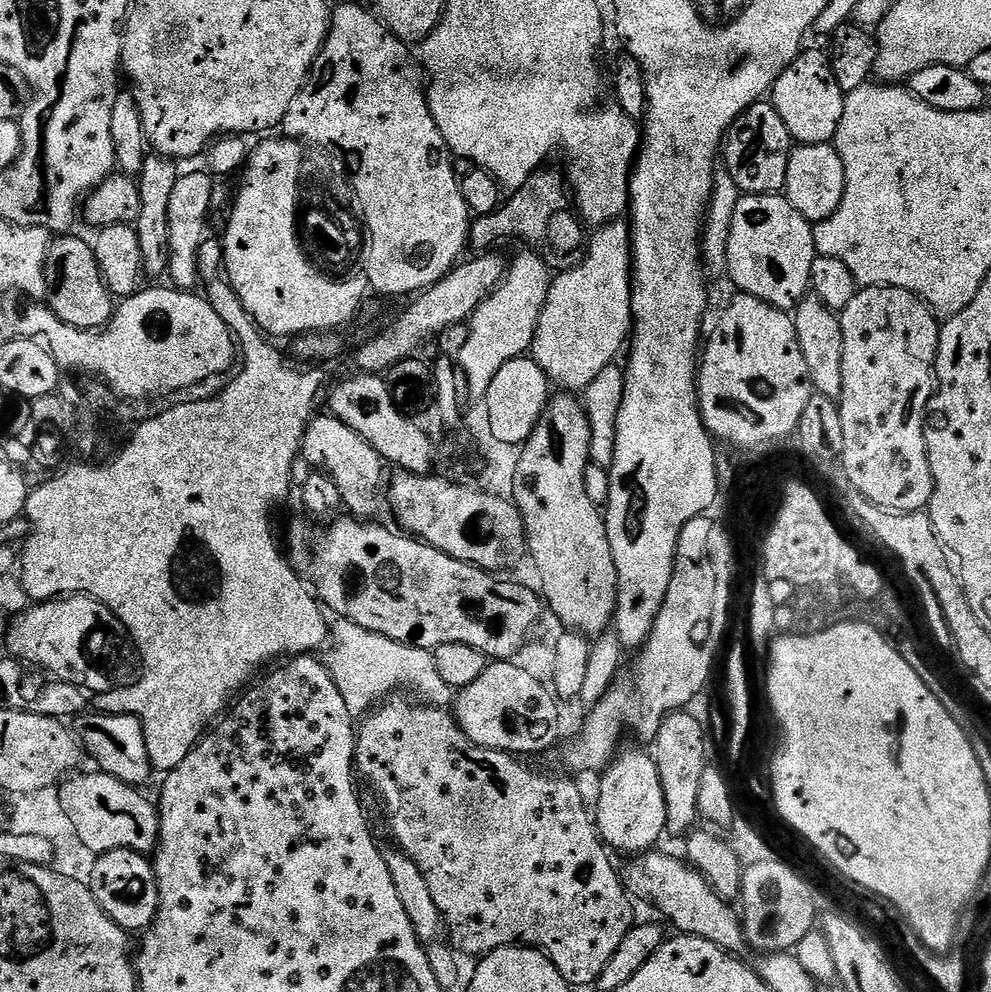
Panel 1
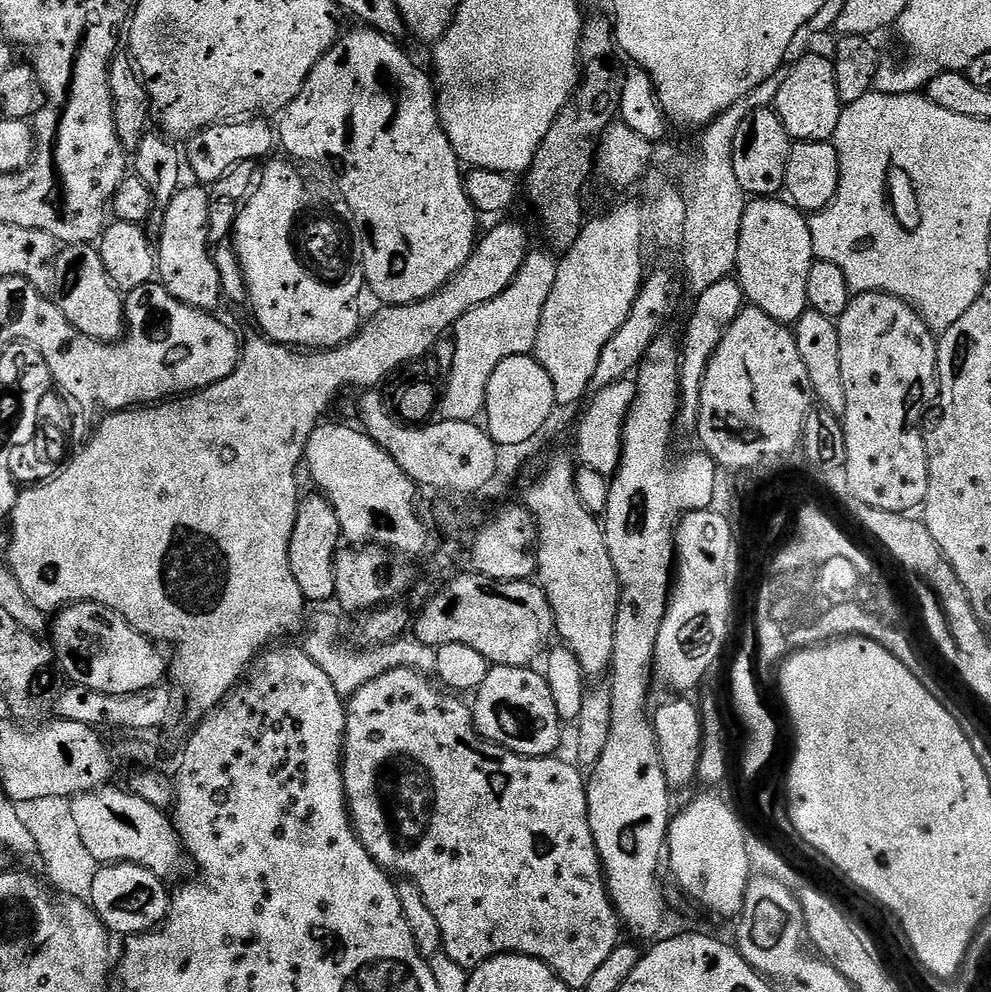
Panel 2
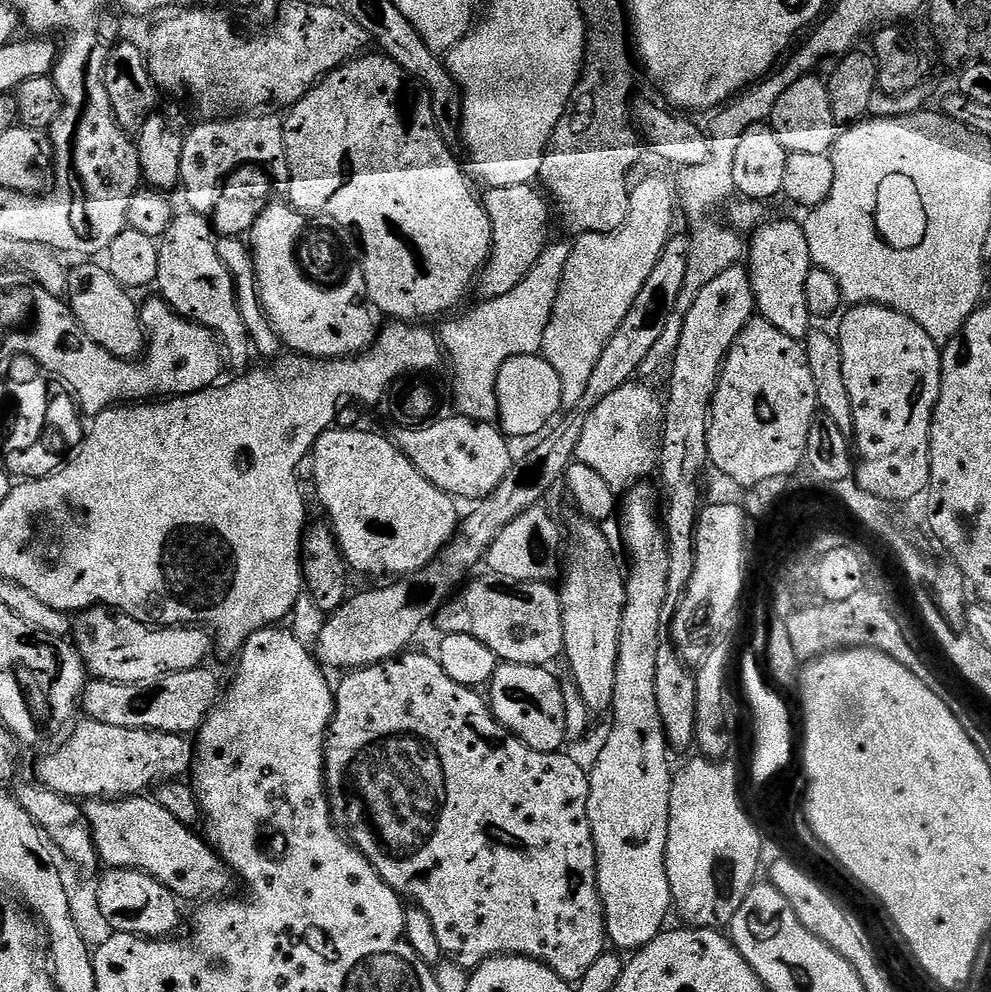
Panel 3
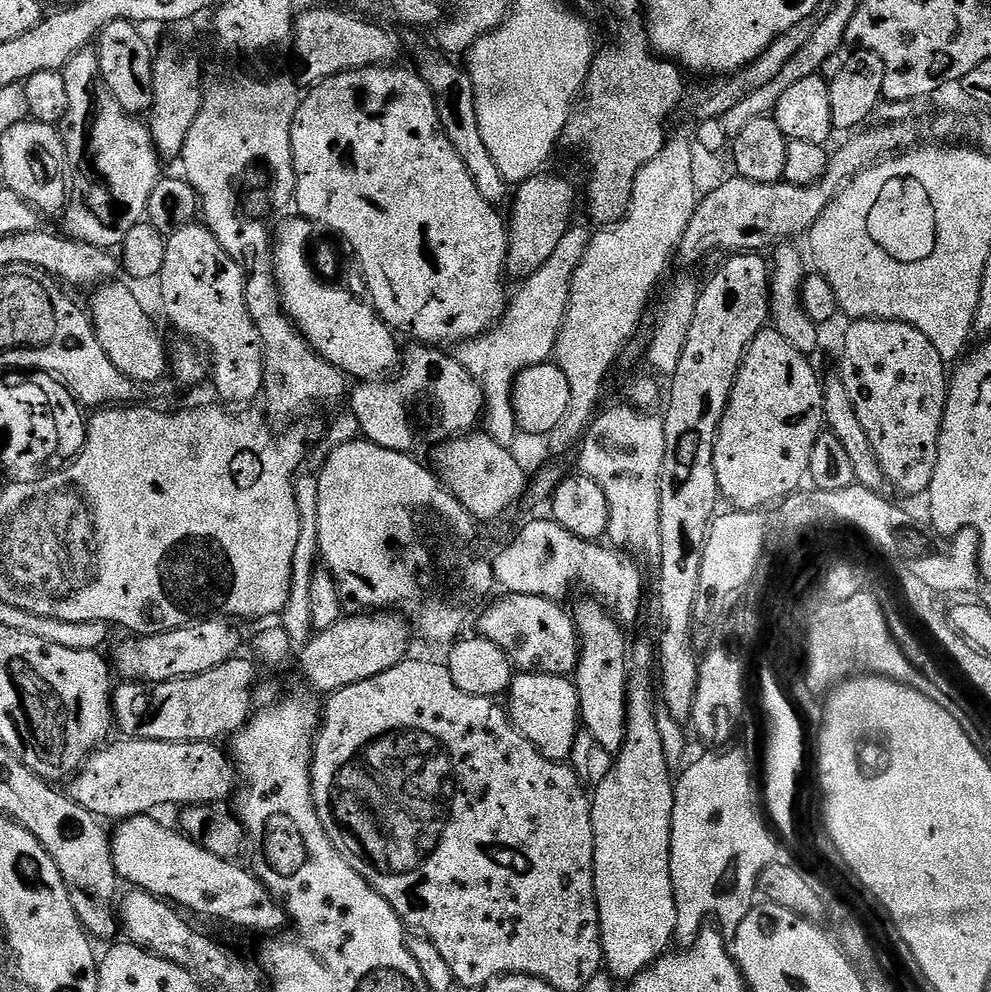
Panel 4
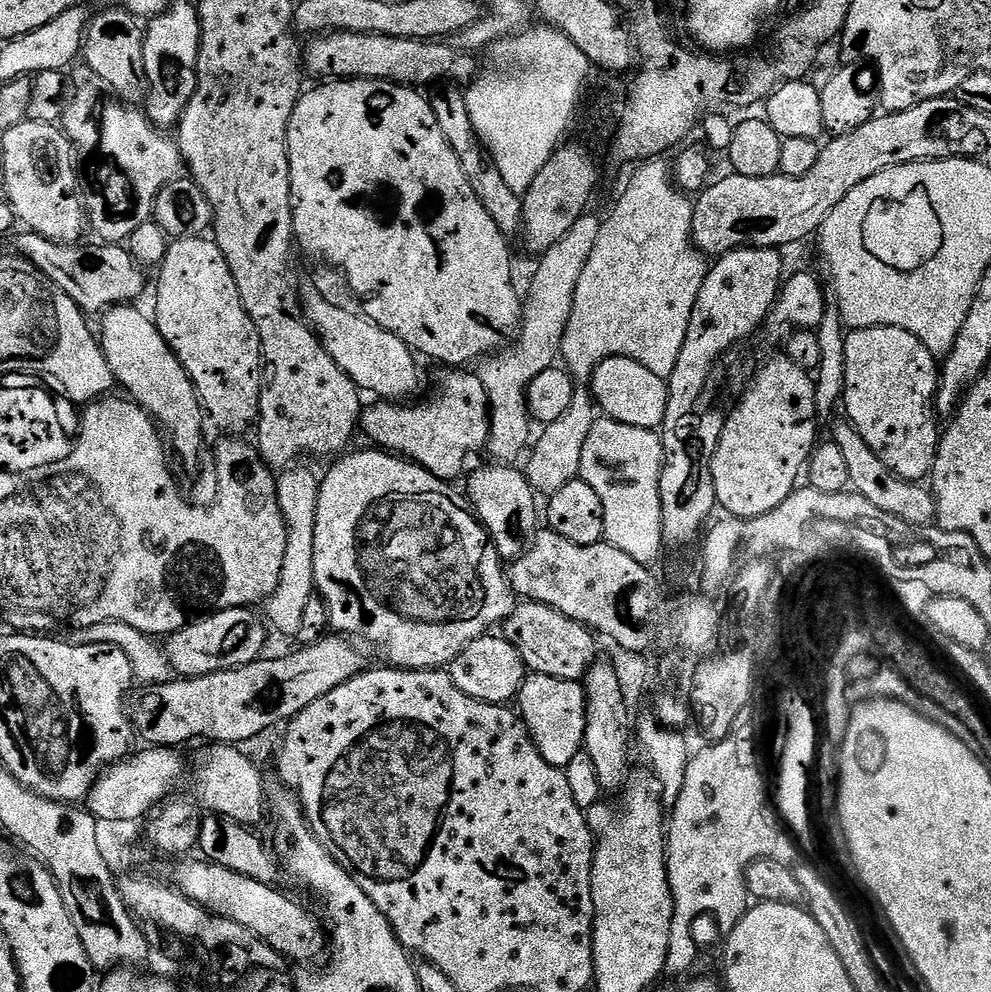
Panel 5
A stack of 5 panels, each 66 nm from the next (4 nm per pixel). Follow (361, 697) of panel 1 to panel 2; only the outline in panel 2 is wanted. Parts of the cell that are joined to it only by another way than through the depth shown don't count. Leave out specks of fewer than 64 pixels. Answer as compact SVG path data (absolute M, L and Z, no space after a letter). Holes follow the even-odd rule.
M318 610L308 620L308 634L302 642L304 653L313 659L338 690L342 698L350 698L361 686L384 675L391 669L412 668L416 671L432 672L437 666L436 649L415 638L401 638L384 645L375 645L354 650L342 644L342 622L332 612Z

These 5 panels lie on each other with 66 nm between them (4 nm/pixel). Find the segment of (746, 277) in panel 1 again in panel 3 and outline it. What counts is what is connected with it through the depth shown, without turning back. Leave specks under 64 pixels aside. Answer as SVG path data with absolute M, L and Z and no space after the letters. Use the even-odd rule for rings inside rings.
M770 220L761 223L760 227L751 233L752 245L750 242L746 248L746 267L754 290L756 310L763 320L770 322L770 326L782 330L782 334L794 341L804 342L814 328L814 317L806 302L806 278L814 267L810 258L810 246L806 246L806 234L799 223L795 224L792 220Z

